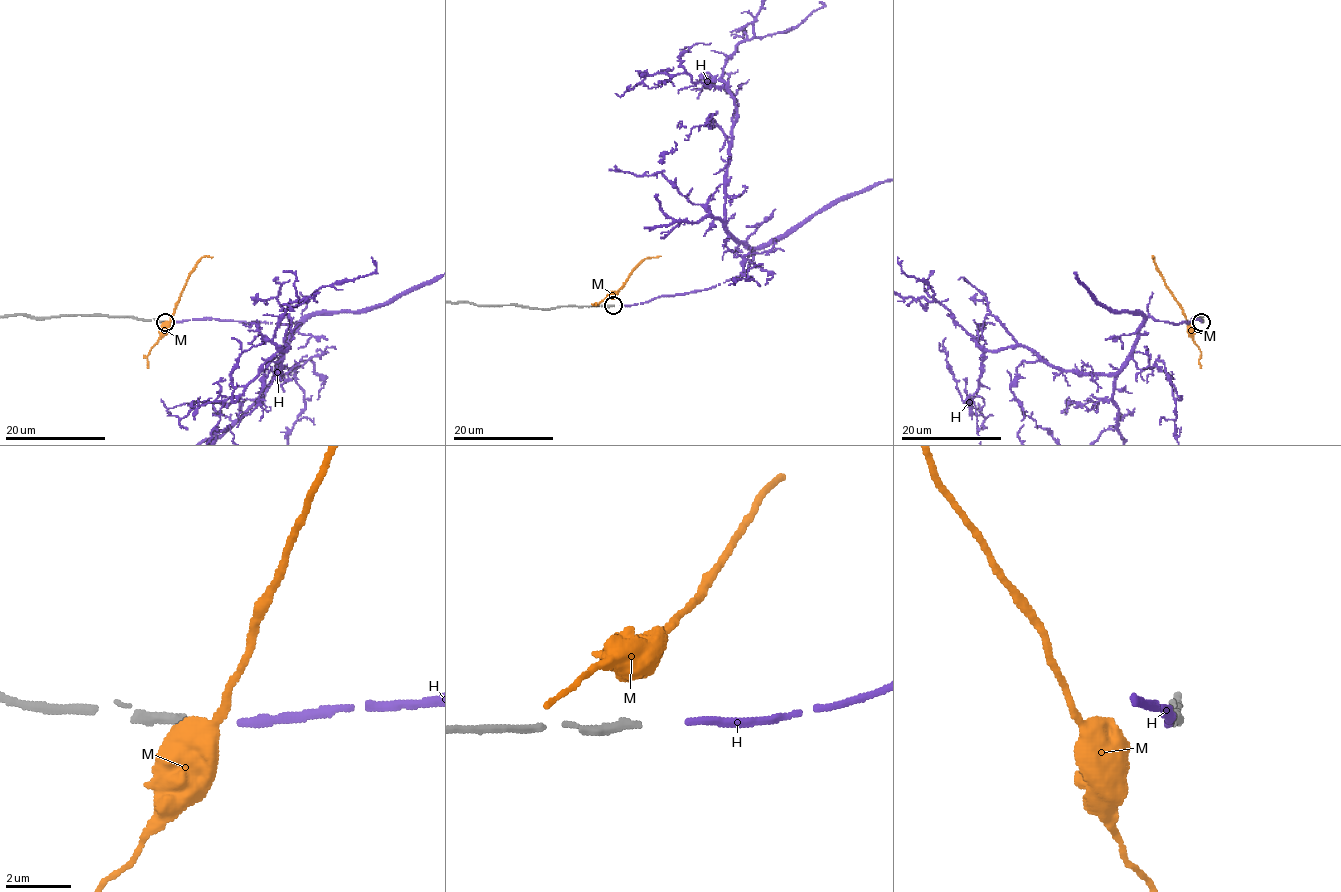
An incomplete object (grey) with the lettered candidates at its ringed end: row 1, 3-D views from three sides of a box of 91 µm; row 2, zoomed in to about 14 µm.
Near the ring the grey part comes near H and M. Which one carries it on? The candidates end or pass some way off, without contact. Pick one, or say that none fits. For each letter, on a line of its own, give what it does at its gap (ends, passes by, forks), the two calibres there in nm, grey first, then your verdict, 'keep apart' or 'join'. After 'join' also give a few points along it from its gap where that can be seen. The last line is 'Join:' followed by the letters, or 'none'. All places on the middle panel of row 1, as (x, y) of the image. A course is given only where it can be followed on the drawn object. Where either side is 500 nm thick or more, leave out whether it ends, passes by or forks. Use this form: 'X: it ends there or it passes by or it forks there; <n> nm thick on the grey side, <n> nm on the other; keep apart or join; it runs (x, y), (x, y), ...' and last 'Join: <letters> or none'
H: it ends there; 280 nm thick on the grey side, 280 nm on the other; join
M: 280 nm thick on the grey side, 750 nm on the other; keep apart
Join: H

